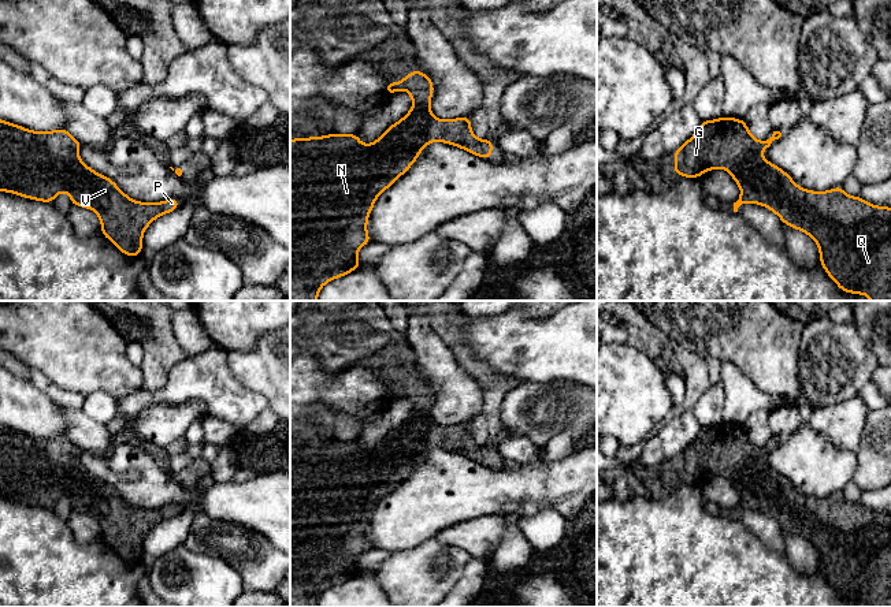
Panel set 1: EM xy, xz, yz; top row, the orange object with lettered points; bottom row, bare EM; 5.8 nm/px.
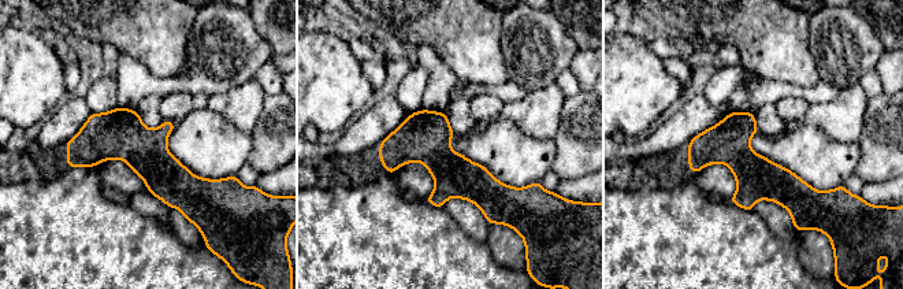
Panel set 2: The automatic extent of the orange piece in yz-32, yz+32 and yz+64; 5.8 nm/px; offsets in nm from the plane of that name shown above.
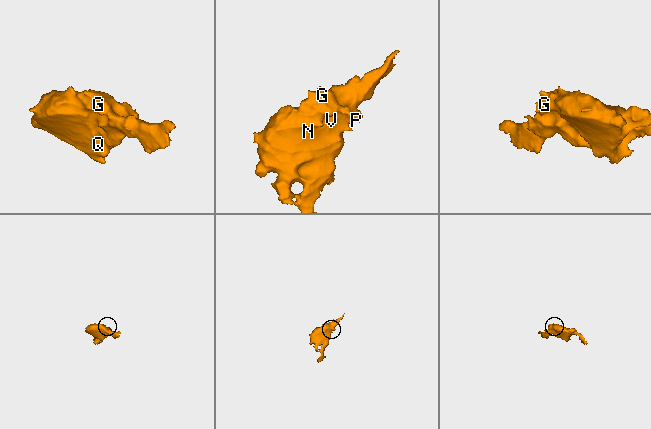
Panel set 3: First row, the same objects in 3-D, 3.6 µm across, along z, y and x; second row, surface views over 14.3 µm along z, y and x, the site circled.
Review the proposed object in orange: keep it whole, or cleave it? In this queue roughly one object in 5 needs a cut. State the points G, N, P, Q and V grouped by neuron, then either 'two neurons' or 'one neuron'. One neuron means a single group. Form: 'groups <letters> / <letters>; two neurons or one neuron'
groups G N P Q V; one neuron

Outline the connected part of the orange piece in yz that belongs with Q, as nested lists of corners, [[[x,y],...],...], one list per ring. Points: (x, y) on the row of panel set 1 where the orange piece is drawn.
[[[735,118],[703,120],[695,134],[675,152],[673,174],[695,179],[706,171],[724,168],[742,190],[734,202],[734,212],[746,202],[766,206],[786,226],[814,239],[823,268],[842,291],[862,294],[872,301],[891,301],[891,208],[872,205],[860,195],[850,197],[842,186],[828,191],[799,187],[786,171],[761,154],[780,137],[780,131],[773,131],[769,139],[757,141],[749,133],[746,120]]]

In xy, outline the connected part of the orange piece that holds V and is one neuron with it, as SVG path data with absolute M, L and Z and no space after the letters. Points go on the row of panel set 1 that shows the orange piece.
M0 119L0 191L42 202L67 191L71 205L97 213L101 234L123 254L141 256L146 227L181 202L134 201L79 159L81 146L66 129L38 133Z

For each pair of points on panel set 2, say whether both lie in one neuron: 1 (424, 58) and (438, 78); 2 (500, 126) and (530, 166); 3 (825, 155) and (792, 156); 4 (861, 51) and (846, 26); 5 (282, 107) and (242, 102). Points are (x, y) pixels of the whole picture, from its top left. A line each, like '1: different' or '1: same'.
1: same
2: same
3: same
4: same
5: different

